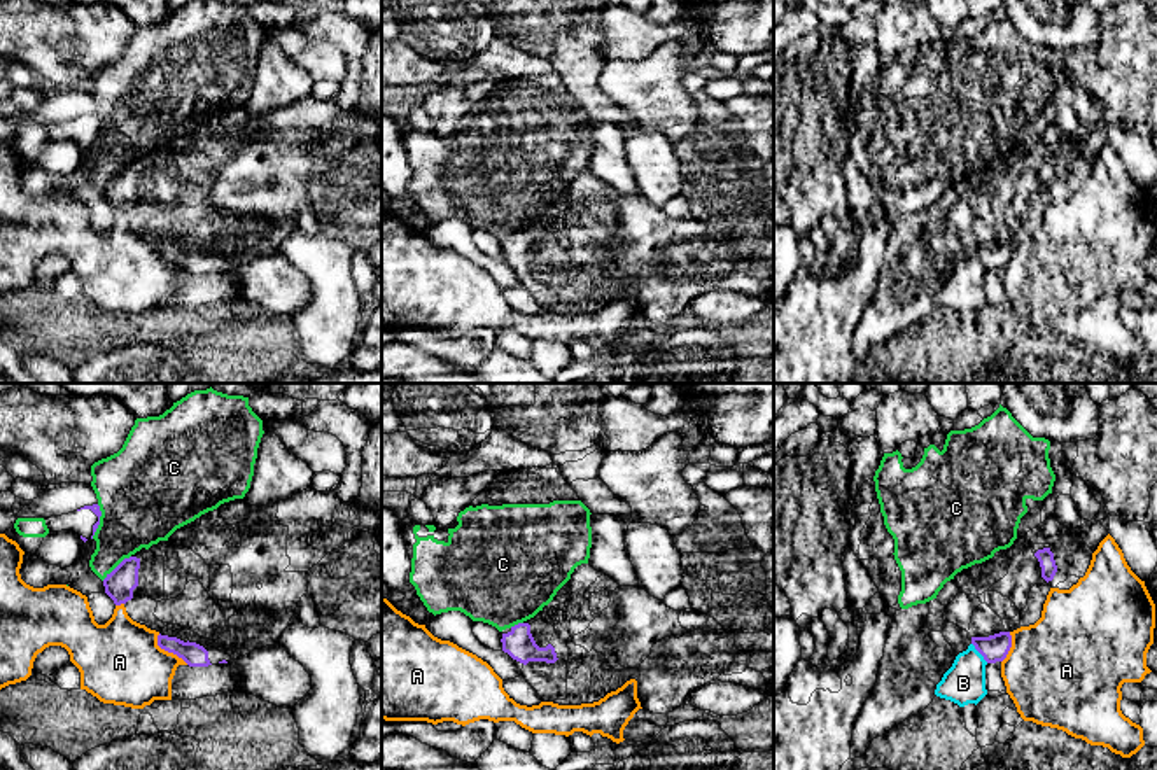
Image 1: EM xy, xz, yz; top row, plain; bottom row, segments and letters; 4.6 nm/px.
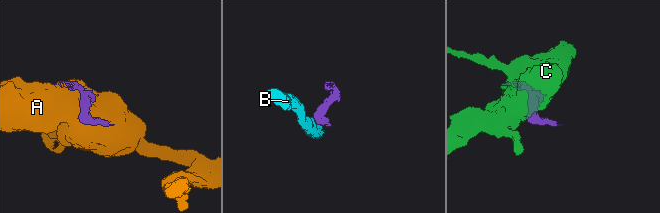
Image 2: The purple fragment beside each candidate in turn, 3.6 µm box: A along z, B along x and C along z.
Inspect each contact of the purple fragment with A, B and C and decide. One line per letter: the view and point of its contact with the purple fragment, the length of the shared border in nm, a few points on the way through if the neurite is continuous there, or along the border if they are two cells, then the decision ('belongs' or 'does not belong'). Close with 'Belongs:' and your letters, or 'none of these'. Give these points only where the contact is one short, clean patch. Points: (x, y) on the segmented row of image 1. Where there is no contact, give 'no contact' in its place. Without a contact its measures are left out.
A: xy (168, 651) | 200 nm | does not belong
B: yz (979, 651) | 120 nm | along yz (972, 643), (988, 662) | does not belong
C: xy (98, 522) | 160 nm | does not belong
Belongs: none of these

